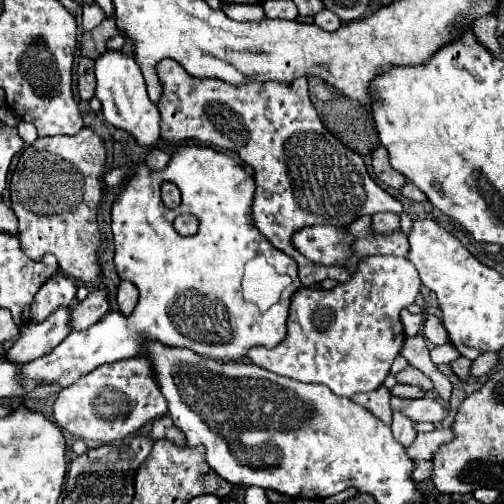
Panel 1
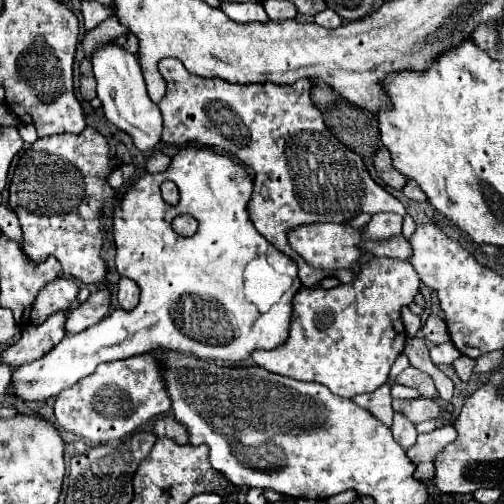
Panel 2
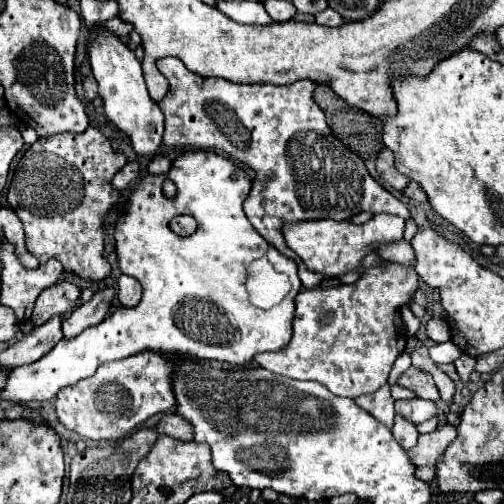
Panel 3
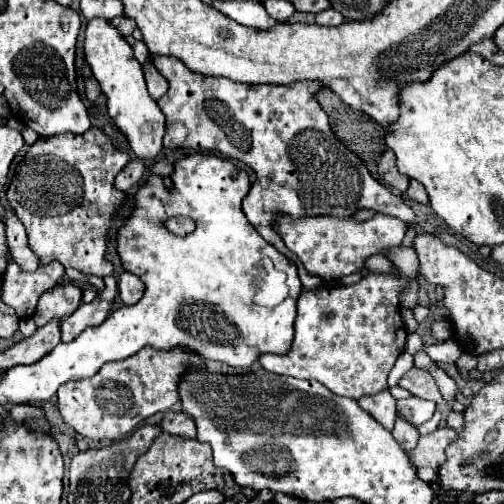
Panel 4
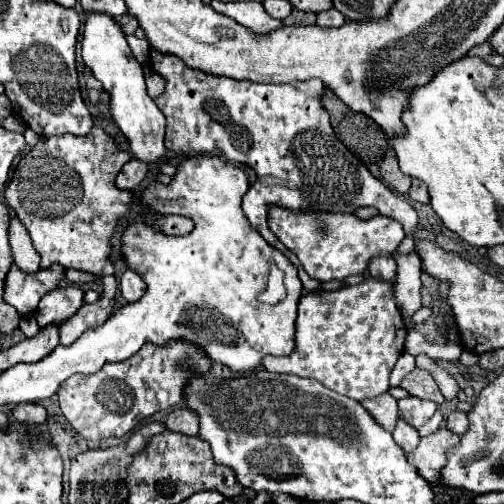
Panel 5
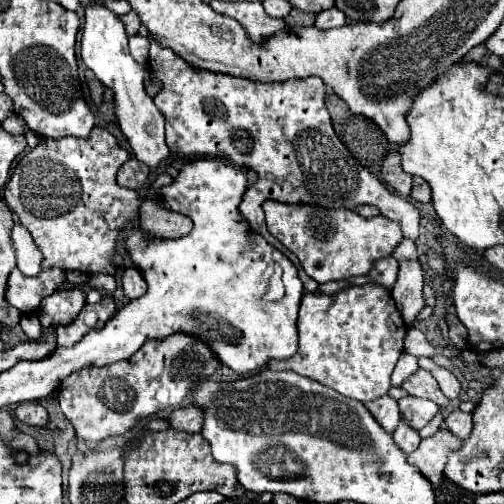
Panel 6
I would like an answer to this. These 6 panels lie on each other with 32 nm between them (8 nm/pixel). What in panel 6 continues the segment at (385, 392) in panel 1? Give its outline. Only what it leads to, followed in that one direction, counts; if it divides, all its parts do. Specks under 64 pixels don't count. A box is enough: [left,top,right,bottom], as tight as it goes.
[364,396,400,434]

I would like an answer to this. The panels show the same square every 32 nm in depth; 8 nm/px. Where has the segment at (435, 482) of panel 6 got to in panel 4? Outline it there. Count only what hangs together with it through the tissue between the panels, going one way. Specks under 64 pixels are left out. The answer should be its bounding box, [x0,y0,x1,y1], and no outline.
[408,428,458,482]

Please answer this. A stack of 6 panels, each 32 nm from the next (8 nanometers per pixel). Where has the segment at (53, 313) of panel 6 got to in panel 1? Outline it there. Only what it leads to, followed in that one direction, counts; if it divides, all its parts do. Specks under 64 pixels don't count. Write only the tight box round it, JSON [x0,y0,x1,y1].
[32,274,76,322]

